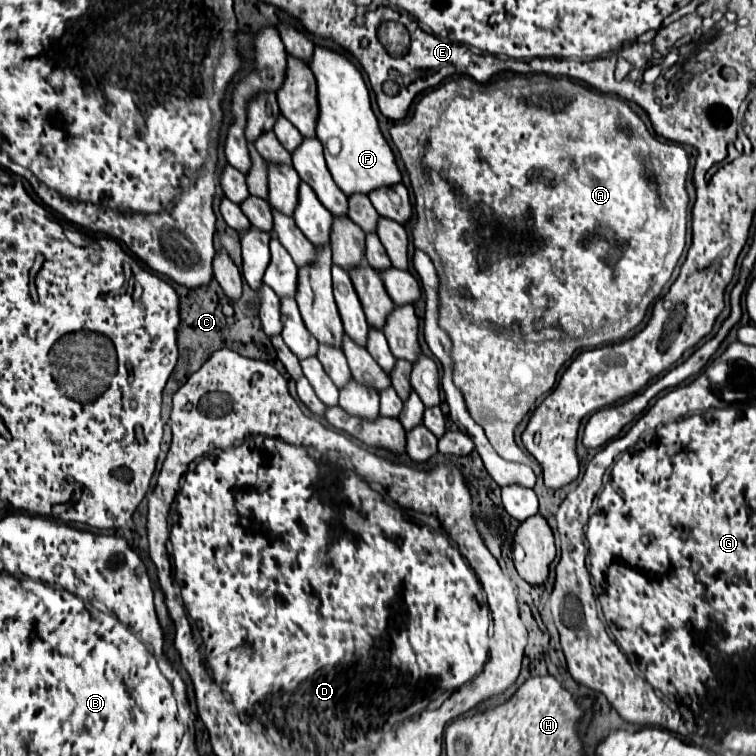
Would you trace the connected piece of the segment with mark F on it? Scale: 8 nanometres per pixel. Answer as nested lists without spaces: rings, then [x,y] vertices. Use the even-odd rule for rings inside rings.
[[[316,46],[308,62],[316,86],[318,86],[318,120],[316,136],[324,146],[328,170],[340,190],[350,196],[354,192],[368,194],[378,186],[392,186],[402,180],[394,162],[392,148],[378,128],[378,120],[370,106],[368,88],[360,70],[340,52],[324,46]]]

